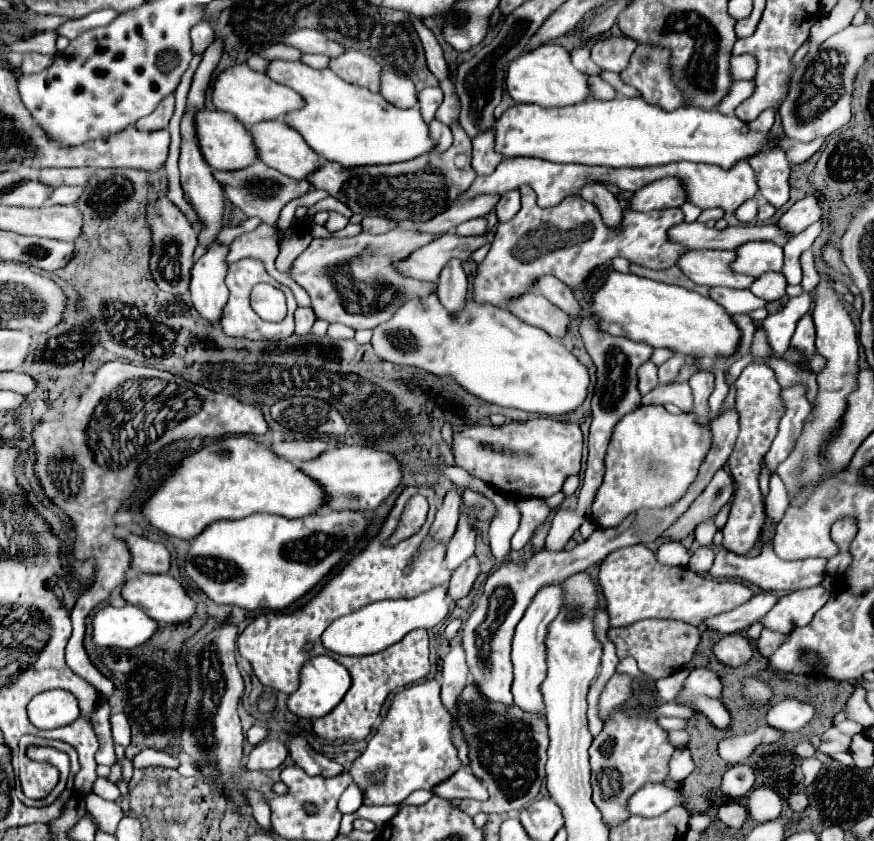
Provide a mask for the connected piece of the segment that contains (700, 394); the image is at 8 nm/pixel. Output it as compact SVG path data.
M700 371L690 377L690 387L694 391L694 407L692 415L700 425L710 425L710 411L708 411L708 397L714 389L714 375L710 371Z

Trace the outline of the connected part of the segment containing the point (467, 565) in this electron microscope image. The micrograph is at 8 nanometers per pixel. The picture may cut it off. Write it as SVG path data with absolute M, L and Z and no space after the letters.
M470 557L468 561L464 561L464 565L460 565L460 567L452 573L452 577L450 577L450 581L448 581L448 591L446 591L448 597L450 597L452 601L458 601L458 599L466 597L466 595L470 593L472 585L474 585L478 573L480 573L478 557Z

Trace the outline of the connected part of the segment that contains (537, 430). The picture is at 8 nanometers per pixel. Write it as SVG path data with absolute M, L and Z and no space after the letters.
M548 417L508 425L476 425L454 433L452 453L456 465L486 481L510 499L550 497L558 493L568 475L580 471L584 439L578 423L562 423Z

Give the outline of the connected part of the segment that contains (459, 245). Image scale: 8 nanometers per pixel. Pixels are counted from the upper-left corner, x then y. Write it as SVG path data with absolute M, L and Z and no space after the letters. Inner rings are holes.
M446 233L440 239L432 241L430 245L416 249L412 257L404 259L396 267L402 273L408 273L408 277L416 277L422 281L438 281L440 271L450 259L466 261L476 249L480 249L486 243L488 243L486 235L460 237L456 233Z

